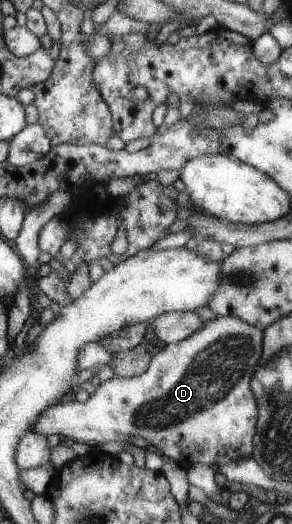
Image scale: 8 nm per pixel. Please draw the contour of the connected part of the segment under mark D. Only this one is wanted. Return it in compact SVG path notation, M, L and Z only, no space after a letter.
M222 316L217 317L214 320L206 320L206 323L196 331L179 342L165 345L164 348L158 350L155 356L150 360L149 366L144 373L131 378L112 377L102 381L100 385L94 387L95 391L90 394L90 398L85 403L80 402L67 402L63 404L61 401L54 405L48 406L48 409L44 409L40 413L38 419L34 419L34 425L32 425L32 431L34 433L42 433L44 437L49 435L61 435L66 436L69 439L78 441L78 443L85 443L91 446L98 445L100 443L110 443L110 441L118 441L128 439L128 437L142 437L146 439L149 445L149 449L160 454L166 460L176 461L183 467L188 468L193 465L207 465L215 472L220 472L220 469L224 465L230 465L230 461L238 463L238 461L246 461L248 457L252 457L253 439L256 433L256 424L258 419L258 407L254 392L252 391L250 380L255 373L256 366L258 365L261 351L263 346L263 330L246 323L238 319L238 317Z

